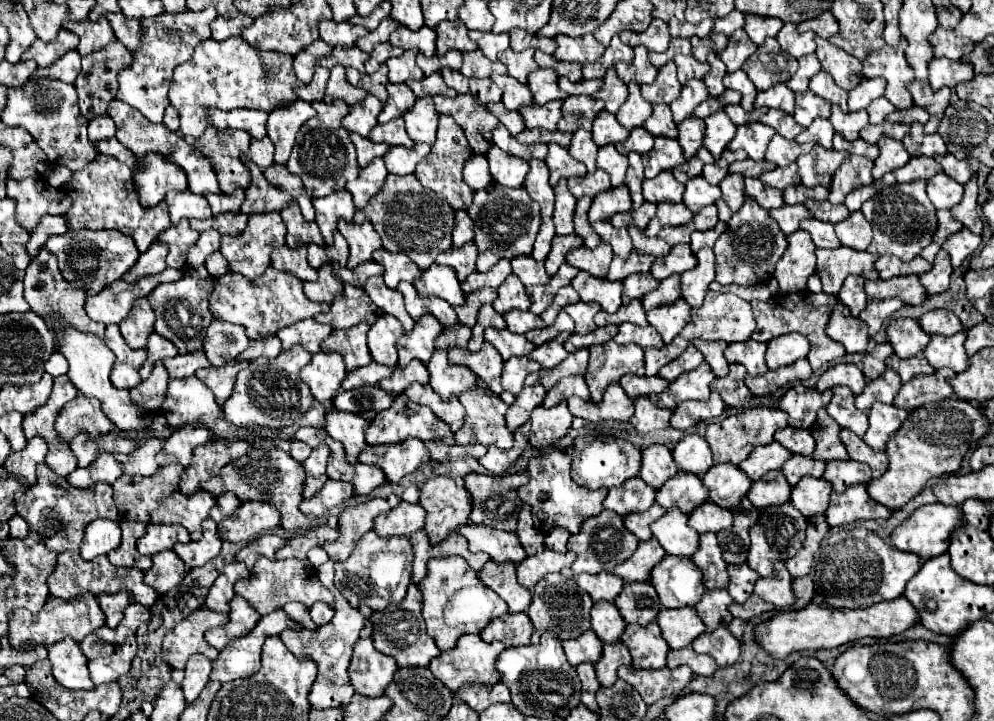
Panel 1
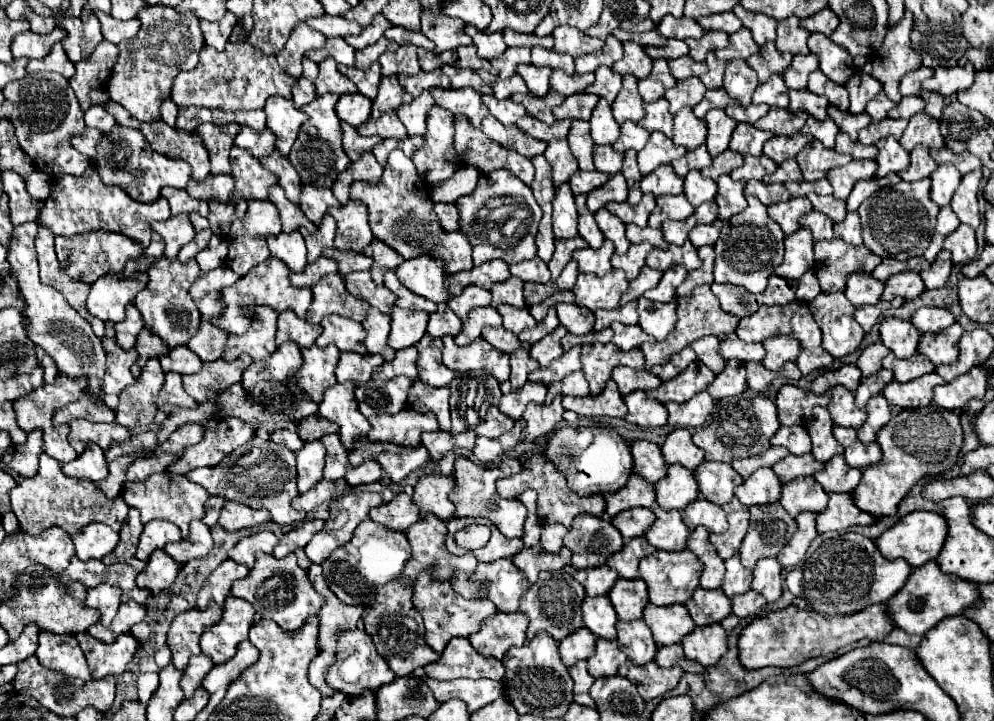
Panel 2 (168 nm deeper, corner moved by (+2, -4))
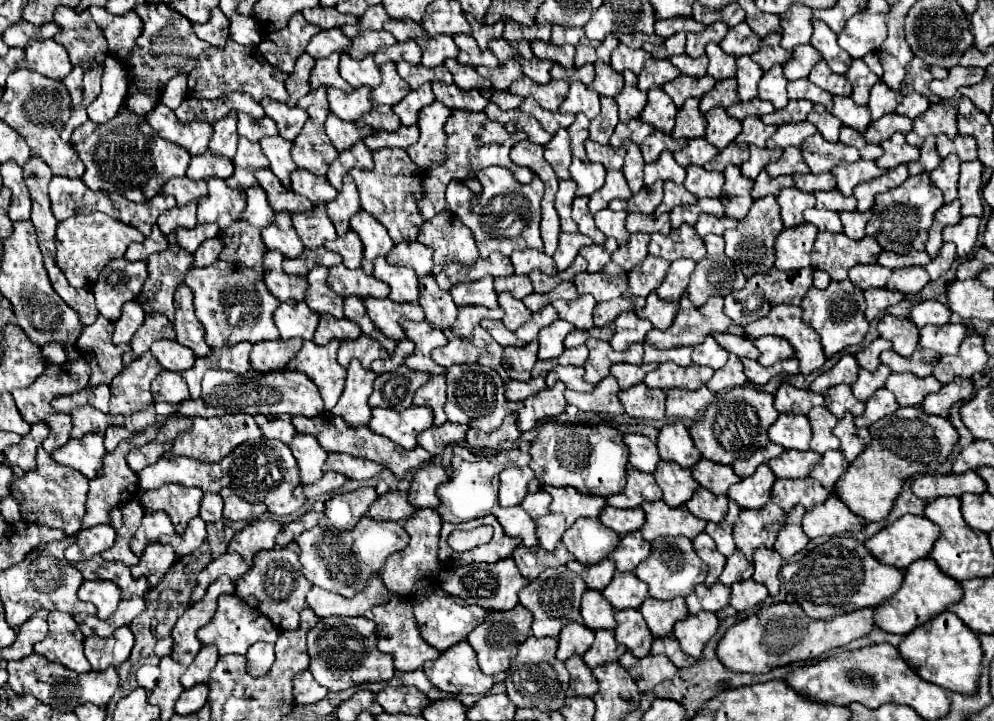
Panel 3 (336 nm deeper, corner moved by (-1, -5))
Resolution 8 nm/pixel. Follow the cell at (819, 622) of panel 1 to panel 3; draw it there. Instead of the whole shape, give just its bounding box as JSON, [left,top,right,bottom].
[716,603,874,673]

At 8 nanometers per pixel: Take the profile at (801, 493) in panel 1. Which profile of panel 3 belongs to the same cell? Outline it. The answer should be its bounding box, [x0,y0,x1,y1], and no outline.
[772,477,828,513]

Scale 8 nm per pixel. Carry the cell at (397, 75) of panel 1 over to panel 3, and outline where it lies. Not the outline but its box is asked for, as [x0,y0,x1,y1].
[374,41,422,65]

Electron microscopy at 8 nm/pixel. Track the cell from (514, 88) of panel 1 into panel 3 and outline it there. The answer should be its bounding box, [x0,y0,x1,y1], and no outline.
[490,59,524,91]

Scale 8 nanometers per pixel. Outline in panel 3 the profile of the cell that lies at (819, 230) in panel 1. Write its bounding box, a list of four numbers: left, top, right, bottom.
[804,209,842,233]

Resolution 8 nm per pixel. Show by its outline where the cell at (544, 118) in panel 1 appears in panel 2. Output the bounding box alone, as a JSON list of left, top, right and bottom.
[511,90,565,124]

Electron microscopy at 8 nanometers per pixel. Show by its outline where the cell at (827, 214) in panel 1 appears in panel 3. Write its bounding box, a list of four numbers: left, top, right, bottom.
[816,189,856,211]

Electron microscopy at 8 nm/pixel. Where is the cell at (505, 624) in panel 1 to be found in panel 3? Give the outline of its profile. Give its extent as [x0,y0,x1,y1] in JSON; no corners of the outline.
[468,605,532,675]

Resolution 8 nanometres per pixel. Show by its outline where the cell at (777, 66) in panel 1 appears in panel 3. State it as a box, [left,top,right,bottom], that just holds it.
[752,33,792,71]

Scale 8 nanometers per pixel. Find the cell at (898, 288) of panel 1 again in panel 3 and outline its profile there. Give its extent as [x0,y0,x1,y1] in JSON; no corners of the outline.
[886,267,930,295]

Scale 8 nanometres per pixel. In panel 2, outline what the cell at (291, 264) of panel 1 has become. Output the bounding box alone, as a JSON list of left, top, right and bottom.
[267,230,307,272]

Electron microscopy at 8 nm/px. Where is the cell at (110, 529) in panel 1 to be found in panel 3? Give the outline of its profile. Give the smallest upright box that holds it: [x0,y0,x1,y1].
[64,525,116,563]

